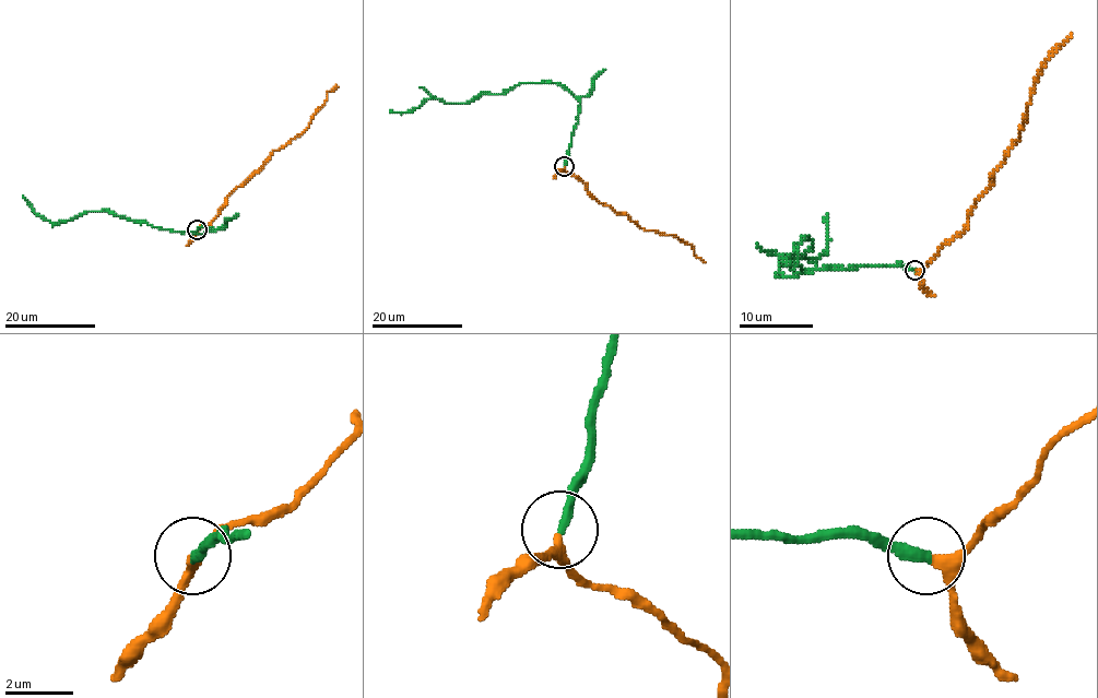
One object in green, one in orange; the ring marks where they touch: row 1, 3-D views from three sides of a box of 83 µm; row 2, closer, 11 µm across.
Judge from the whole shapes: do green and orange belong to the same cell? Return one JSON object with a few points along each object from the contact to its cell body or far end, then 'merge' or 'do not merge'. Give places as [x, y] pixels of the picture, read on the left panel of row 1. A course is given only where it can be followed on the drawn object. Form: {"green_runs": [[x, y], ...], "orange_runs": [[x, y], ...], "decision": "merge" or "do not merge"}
{"green_runs": [[197, 229], [213, 228], [202, 234], [173, 232], [107, 210], [86, 211], [52, 224], [22, 196]], "orange_runs": [[197, 229], [219, 214], [229, 194], [258, 170], [271, 154], [307, 127], [327, 93], [337, 85]], "decision": "merge"}

